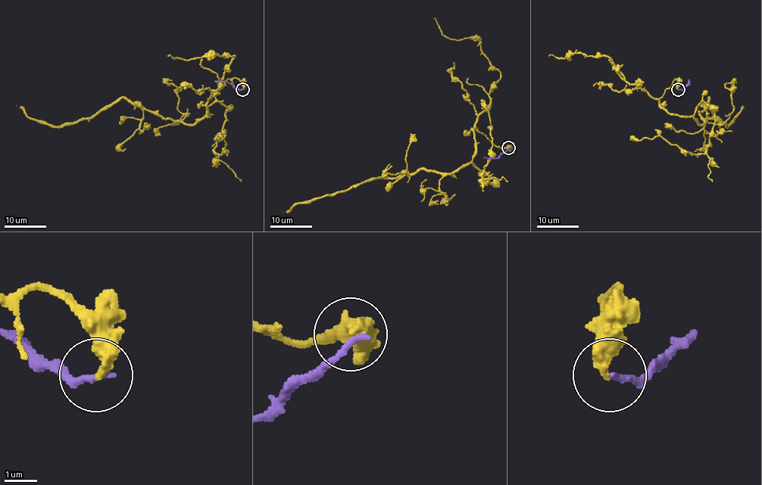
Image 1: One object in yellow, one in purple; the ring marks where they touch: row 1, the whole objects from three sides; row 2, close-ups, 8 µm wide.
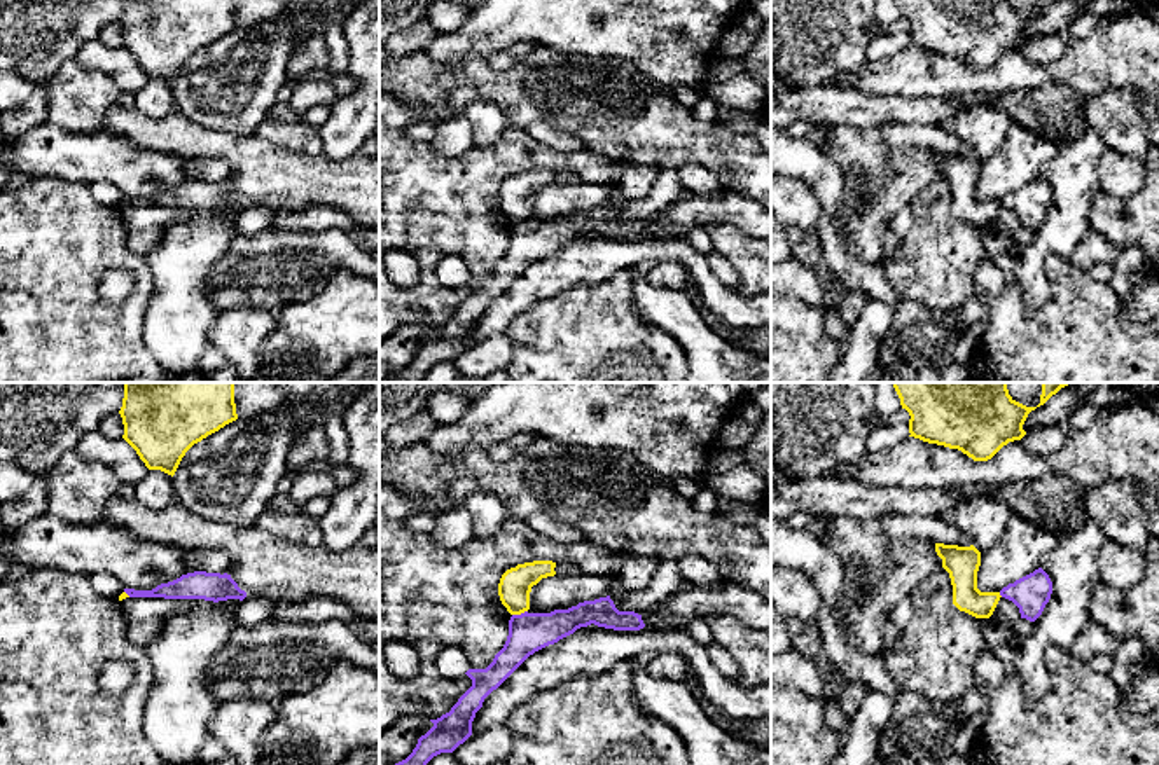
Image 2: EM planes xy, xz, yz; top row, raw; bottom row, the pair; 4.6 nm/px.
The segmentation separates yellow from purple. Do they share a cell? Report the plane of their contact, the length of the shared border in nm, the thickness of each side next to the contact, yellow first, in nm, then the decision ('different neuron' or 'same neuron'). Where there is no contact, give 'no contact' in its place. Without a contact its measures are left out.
xz | 80 nm | 150/190 nm | different neuron

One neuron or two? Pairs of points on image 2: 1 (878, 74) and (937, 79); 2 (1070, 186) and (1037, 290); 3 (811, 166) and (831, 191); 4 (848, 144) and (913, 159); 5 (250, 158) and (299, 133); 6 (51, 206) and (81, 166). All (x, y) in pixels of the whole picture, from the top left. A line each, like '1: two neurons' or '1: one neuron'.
1: one neuron
2: one neuron
3: one neuron
4: one neuron
5: two neurons
6: two neurons

